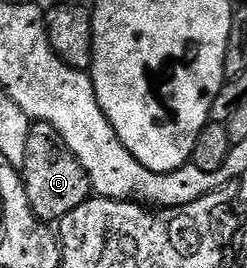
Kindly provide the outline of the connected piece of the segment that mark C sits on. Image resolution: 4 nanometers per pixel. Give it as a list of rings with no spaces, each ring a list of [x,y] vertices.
[[[35,122],[29,132],[29,145],[25,148],[25,164],[21,167],[25,192],[29,196],[31,210],[41,222],[58,223],[78,205],[85,204],[92,197],[91,181],[81,168],[77,156],[69,152],[61,132],[44,122]]]

